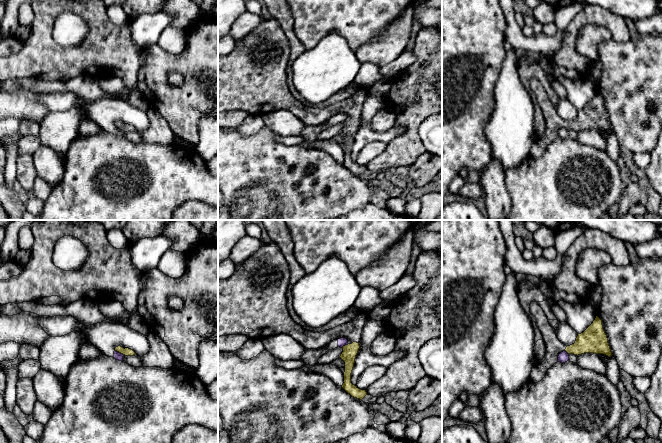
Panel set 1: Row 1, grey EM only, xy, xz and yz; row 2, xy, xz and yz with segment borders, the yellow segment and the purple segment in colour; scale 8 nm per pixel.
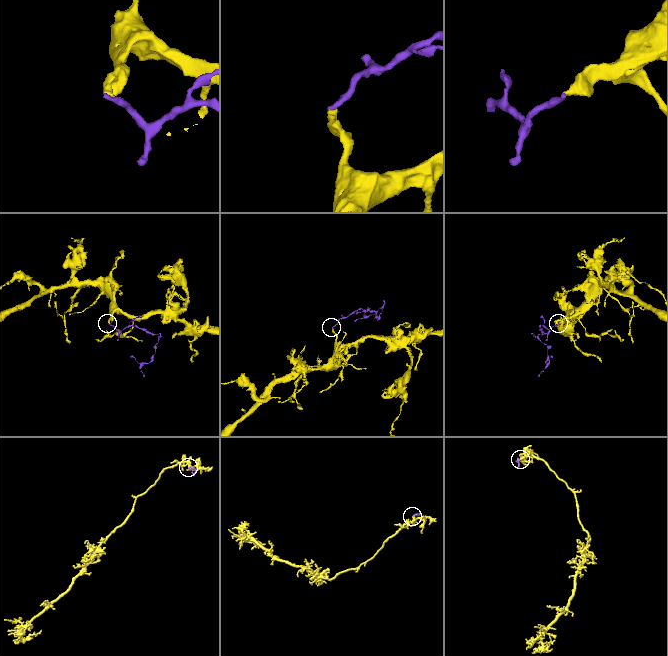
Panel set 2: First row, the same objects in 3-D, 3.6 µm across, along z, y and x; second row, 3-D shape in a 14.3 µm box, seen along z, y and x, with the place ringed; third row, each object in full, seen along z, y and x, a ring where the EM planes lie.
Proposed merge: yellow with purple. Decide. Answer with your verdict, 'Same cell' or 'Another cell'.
Another cell

